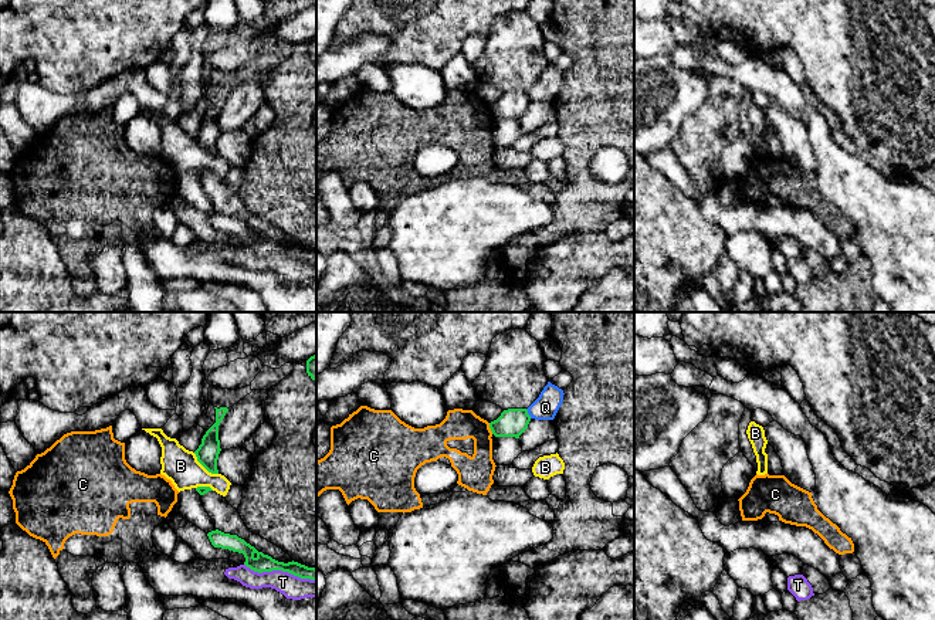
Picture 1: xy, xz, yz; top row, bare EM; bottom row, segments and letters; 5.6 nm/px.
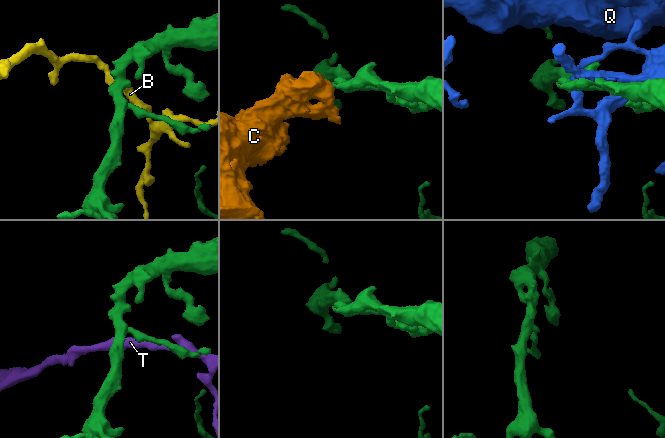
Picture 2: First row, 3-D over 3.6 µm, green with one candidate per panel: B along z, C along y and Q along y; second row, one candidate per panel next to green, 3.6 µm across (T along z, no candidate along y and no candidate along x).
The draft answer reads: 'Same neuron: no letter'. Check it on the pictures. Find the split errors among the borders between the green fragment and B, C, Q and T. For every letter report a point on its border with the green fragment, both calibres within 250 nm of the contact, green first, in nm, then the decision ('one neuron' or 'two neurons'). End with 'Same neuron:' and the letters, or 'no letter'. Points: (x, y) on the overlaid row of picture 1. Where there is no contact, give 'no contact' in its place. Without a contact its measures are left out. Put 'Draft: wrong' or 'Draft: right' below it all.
B: xy (205, 467) | 130/200 nm | two neurons
C: xz (490, 427) | 160/180 nm | two neurons
Q: xz (527, 413) | 160/140 nm | two neurons
T: xy (280, 569) | 100/130 nm | two neurons
Same neuron: no letter
Draft: right

